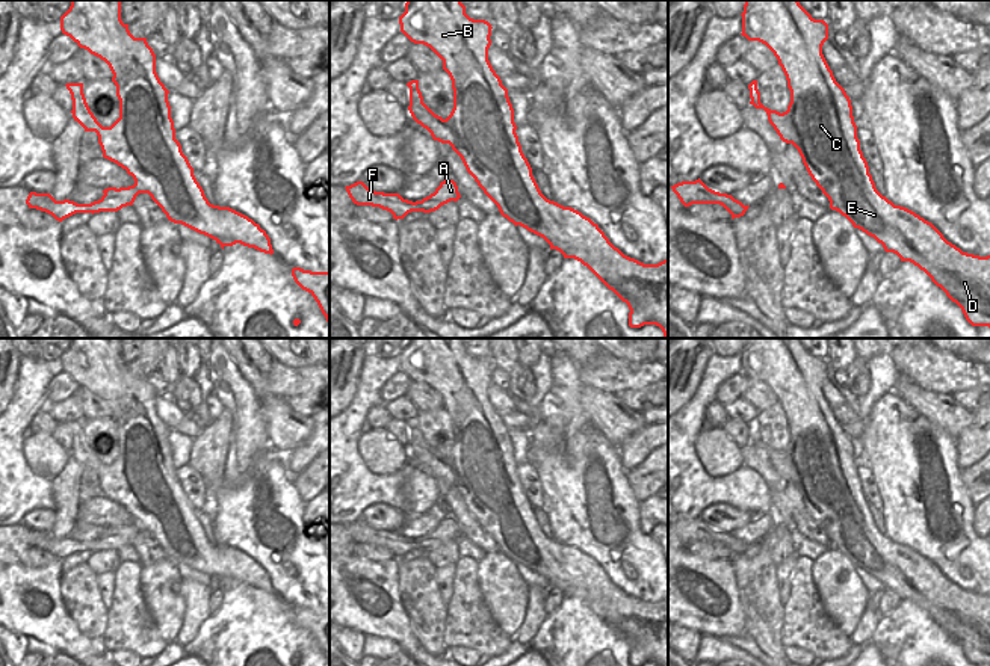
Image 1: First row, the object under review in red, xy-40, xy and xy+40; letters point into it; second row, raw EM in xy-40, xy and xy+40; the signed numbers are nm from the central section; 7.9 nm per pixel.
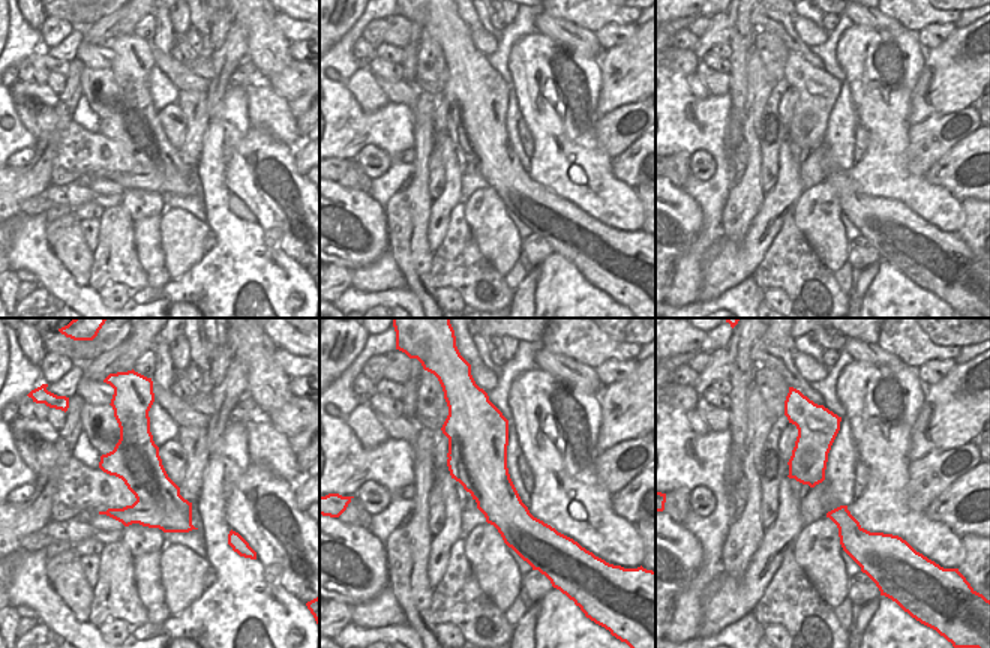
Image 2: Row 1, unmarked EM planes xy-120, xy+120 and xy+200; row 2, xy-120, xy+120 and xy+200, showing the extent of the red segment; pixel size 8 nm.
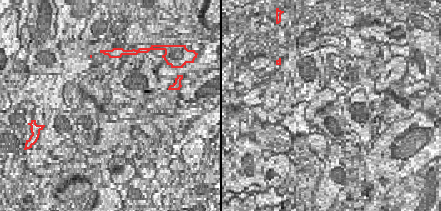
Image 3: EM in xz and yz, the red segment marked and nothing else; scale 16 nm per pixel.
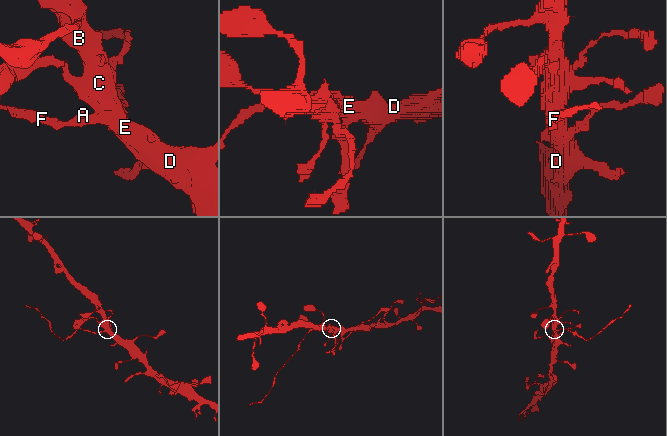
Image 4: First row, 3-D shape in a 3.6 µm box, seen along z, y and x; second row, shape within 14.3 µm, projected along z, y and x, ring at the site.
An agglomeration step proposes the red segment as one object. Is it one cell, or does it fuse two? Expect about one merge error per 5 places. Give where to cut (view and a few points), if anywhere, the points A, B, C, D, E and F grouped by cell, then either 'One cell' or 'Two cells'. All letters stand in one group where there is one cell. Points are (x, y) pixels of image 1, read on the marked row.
Split along xy (414, 203), (430, 212). Groups: A B C D E / F. Two cells

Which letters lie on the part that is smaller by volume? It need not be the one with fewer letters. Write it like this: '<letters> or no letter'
F

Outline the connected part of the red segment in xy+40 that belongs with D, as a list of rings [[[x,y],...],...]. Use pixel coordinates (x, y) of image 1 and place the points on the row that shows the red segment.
[[[745,0],[741,15],[741,35],[748,41],[765,44],[774,53],[790,91],[787,110],[780,113],[760,103],[757,80],[753,80],[748,85],[750,104],[763,109],[780,139],[798,150],[809,175],[828,198],[830,208],[845,216],[854,228],[874,237],[886,252],[893,252],[901,261],[910,261],[923,270],[961,308],[972,326],[990,328],[990,255],[963,252],[931,222],[905,207],[895,205],[877,190],[860,150],[851,100],[836,82],[822,54],[828,24],[815,20],[798,0]]]

